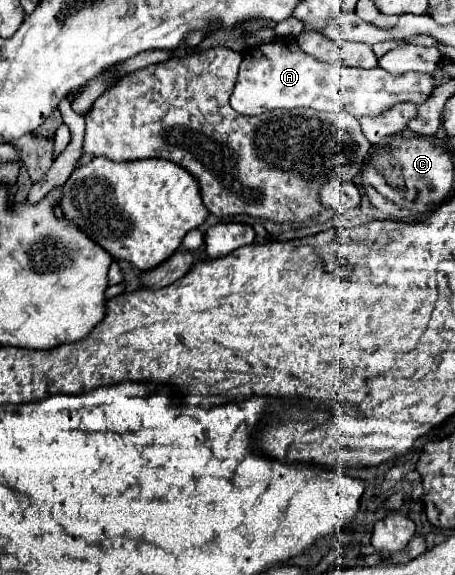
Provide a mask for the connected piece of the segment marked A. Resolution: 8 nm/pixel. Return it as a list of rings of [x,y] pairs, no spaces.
[[[274,39],[244,53],[238,83],[230,97],[230,105],[240,115],[262,115],[272,109],[296,109],[310,107],[316,111],[350,113],[356,119],[364,115],[380,115],[394,103],[410,101],[414,105],[424,103],[436,87],[432,75],[404,73],[392,75],[384,69],[352,69],[324,65],[322,61],[308,57],[294,39]]]

